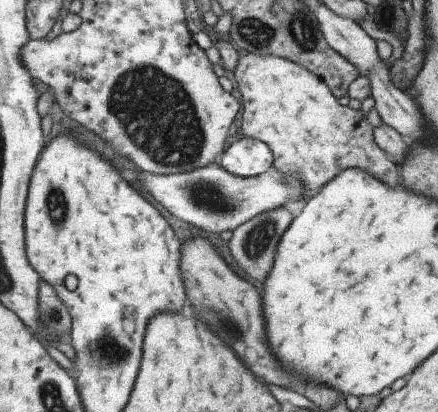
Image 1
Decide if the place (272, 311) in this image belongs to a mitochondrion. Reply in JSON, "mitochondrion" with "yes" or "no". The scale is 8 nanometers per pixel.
{"mitochondrion":"no"}

